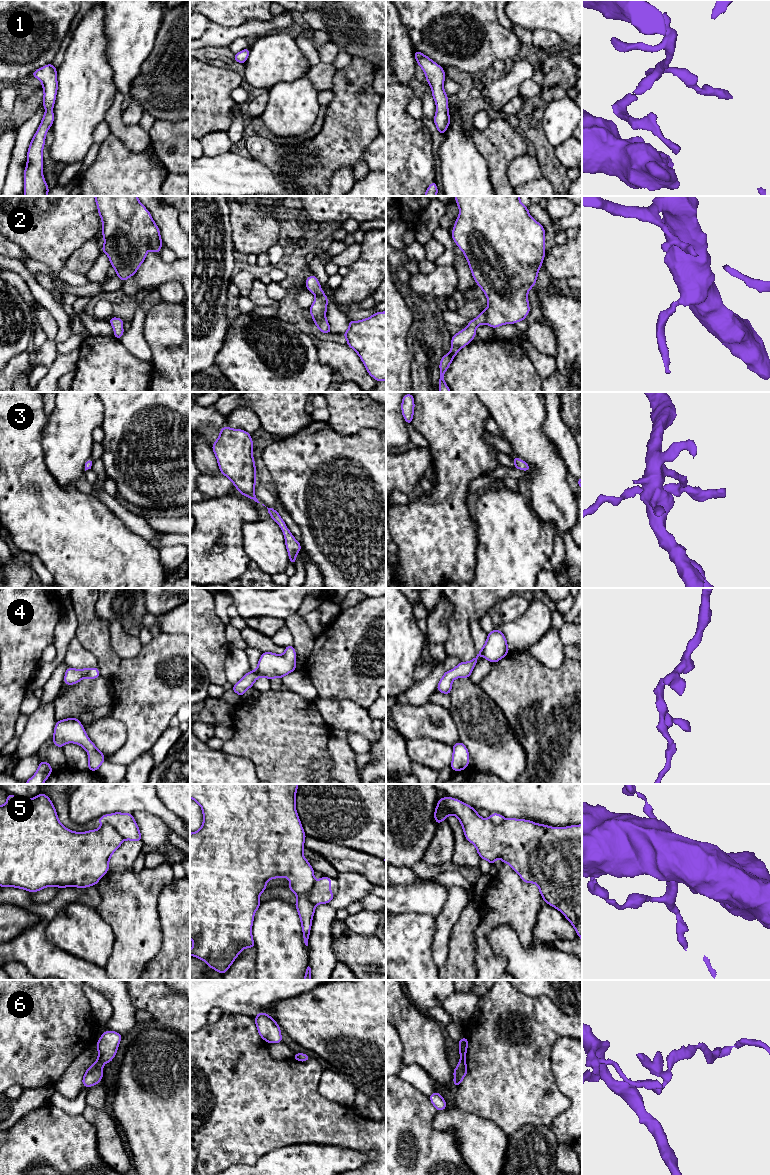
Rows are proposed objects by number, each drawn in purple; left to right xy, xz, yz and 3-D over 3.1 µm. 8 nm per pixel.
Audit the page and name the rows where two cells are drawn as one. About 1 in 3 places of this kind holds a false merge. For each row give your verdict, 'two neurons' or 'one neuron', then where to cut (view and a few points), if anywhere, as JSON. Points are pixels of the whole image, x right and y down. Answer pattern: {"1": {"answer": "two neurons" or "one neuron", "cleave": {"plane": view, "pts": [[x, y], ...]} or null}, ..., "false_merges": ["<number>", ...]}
{"1": {"answer": "one neuron", "cleave": null}, "2": {"answer": "one neuron", "cleave": null}, "3": {"answer": "one neuron", "cleave": null}, "4": {"answer": "one neuron", "cleave": null}, "5": {"answer": "two neurons", "cleave": {"plane": "xz", "pts": [[315, 880], [311, 890], [306, 895], [314, 905]]}}, "6": {"answer": "two neurons", "cleave": {"plane": "xy", "pts": [[98, 1057], [103, 1063]]}}, "false_merges": ["5", "6"]}

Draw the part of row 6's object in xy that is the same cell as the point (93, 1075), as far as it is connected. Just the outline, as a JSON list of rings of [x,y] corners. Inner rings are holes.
[[[98,1058],[85,1072],[82,1078],[82,1084],[89,1088],[98,1084],[103,1077],[104,1063]]]

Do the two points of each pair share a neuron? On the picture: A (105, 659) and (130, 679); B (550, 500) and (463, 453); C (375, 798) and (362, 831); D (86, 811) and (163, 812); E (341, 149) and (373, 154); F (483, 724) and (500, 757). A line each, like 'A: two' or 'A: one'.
A: two
B: two
C: one
D: one
E: two
F: one

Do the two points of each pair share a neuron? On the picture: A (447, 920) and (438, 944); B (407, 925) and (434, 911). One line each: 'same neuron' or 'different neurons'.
A: same neuron
B: different neurons

